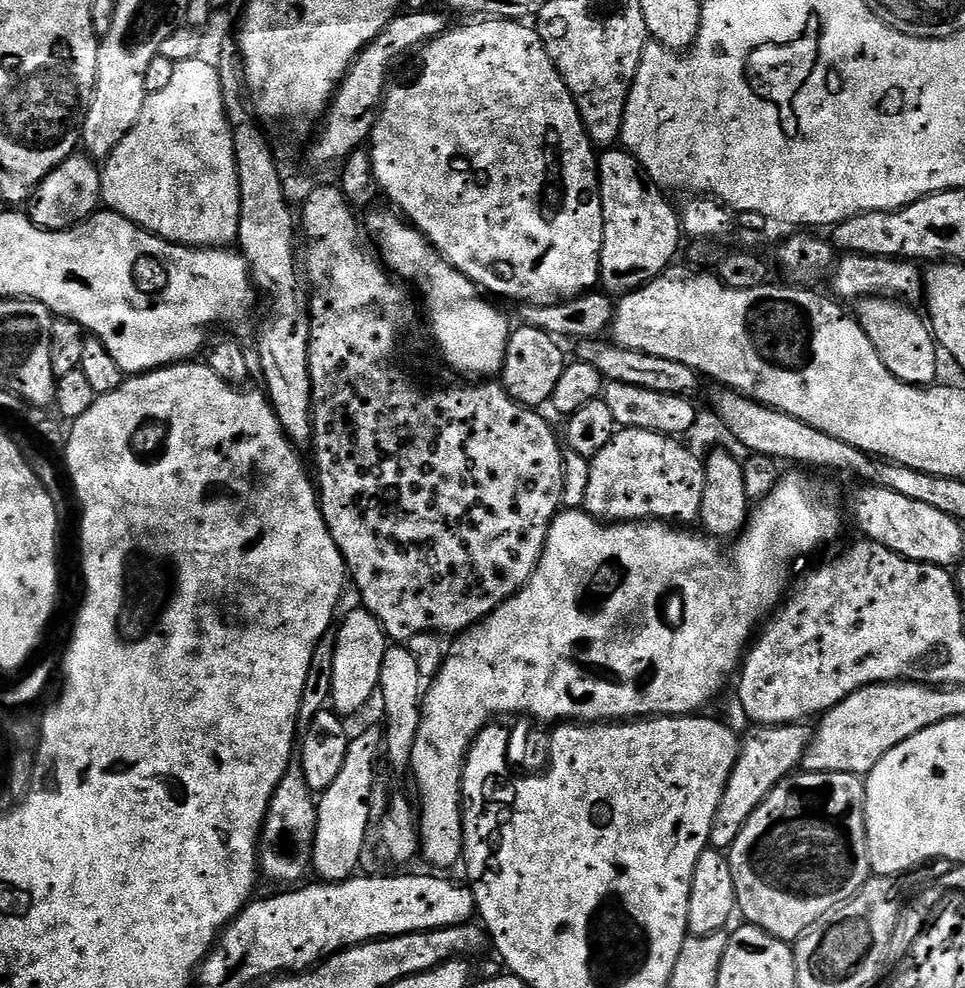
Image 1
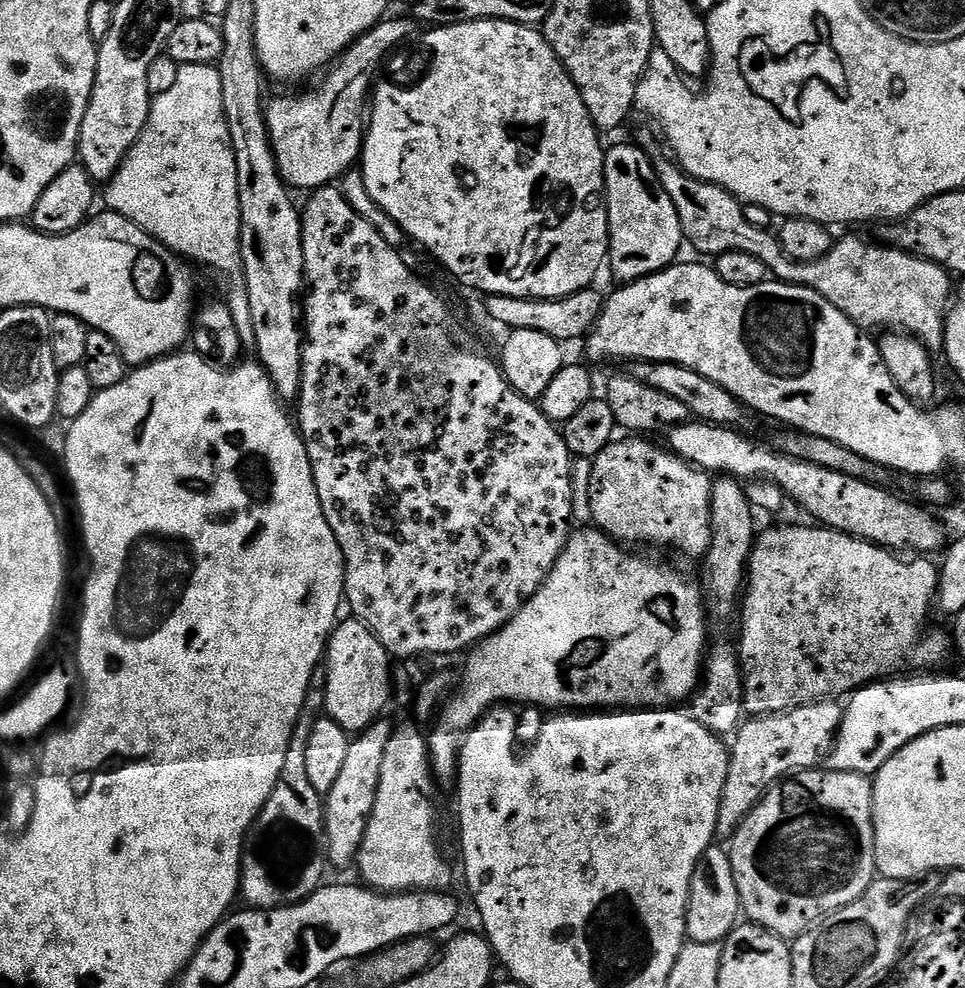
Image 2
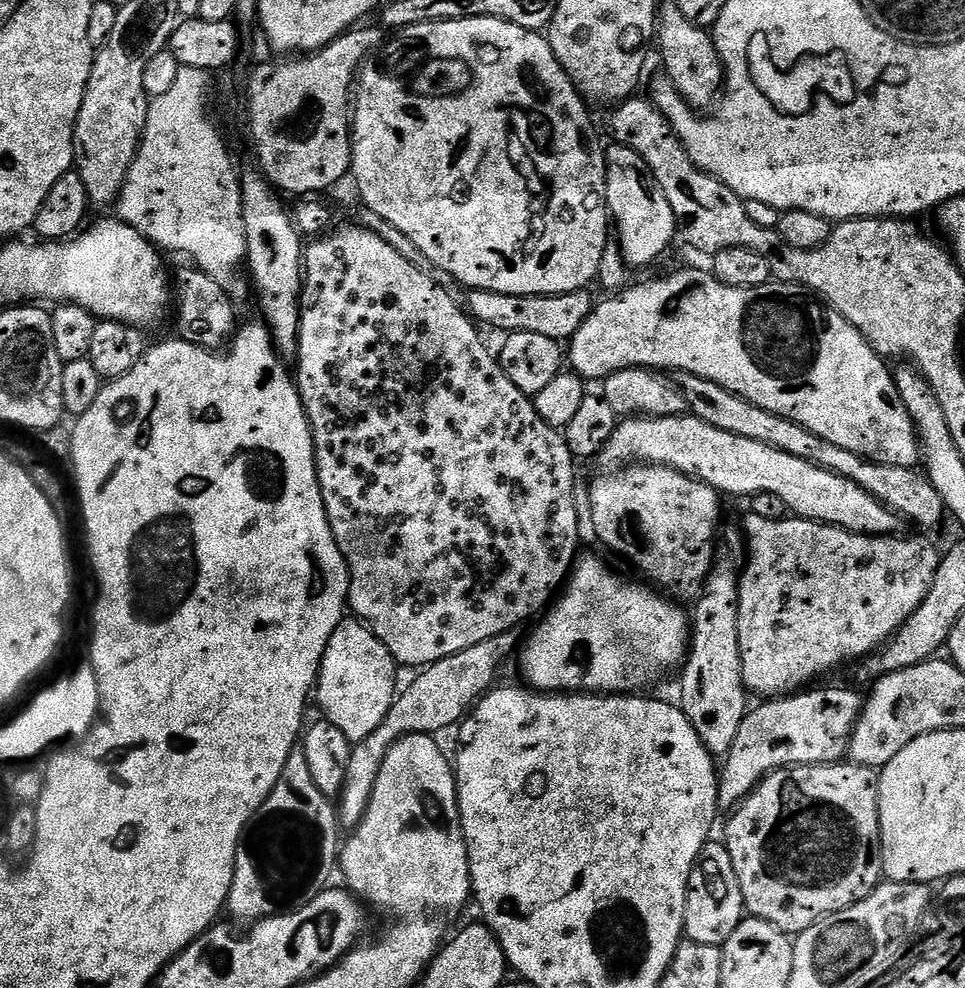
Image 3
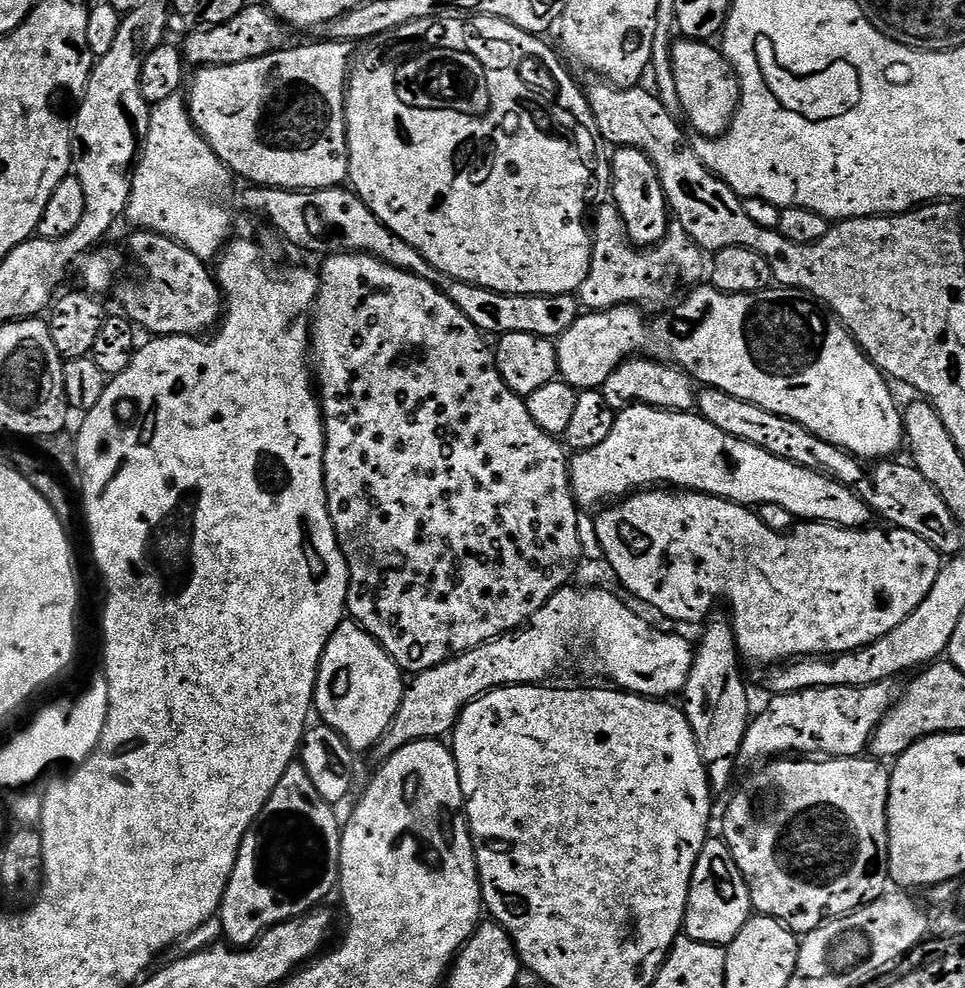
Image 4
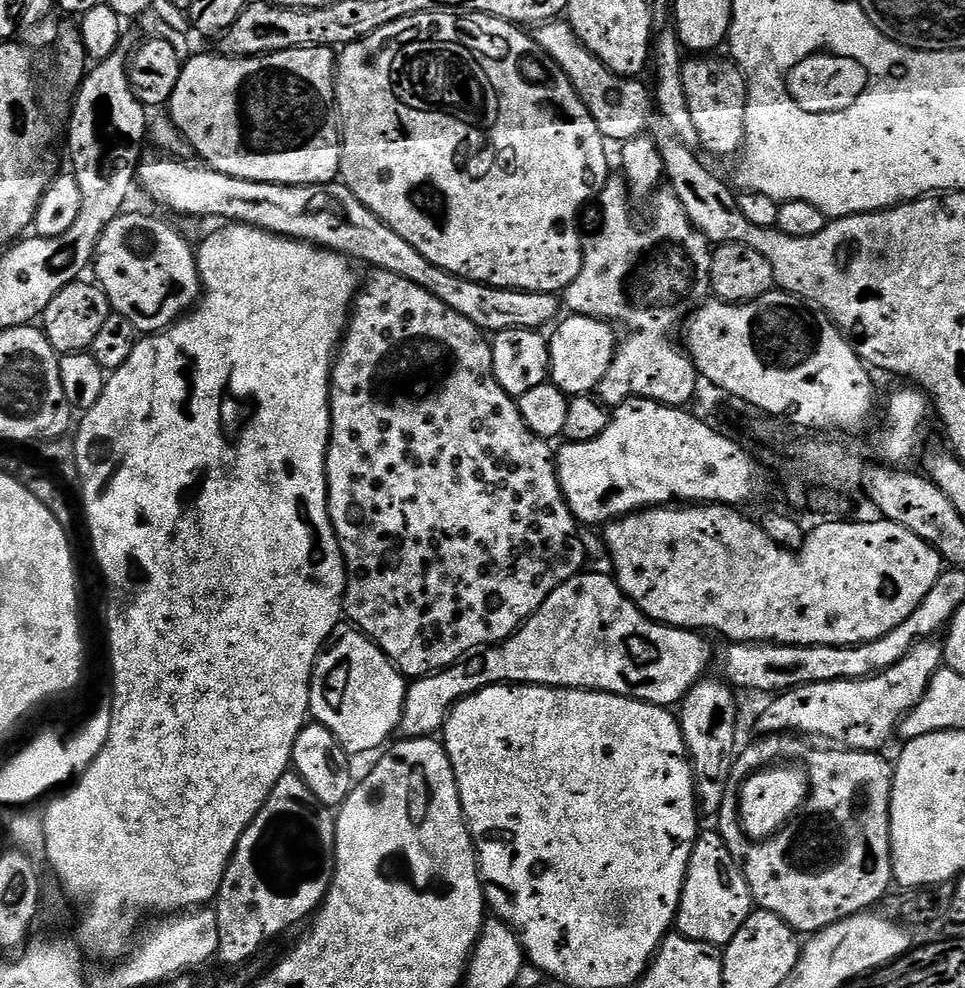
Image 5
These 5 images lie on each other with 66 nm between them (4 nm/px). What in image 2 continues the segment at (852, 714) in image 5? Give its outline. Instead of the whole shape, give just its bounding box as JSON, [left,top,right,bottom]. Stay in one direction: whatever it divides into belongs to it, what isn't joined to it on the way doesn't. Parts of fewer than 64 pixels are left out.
[716,699,845,841]

